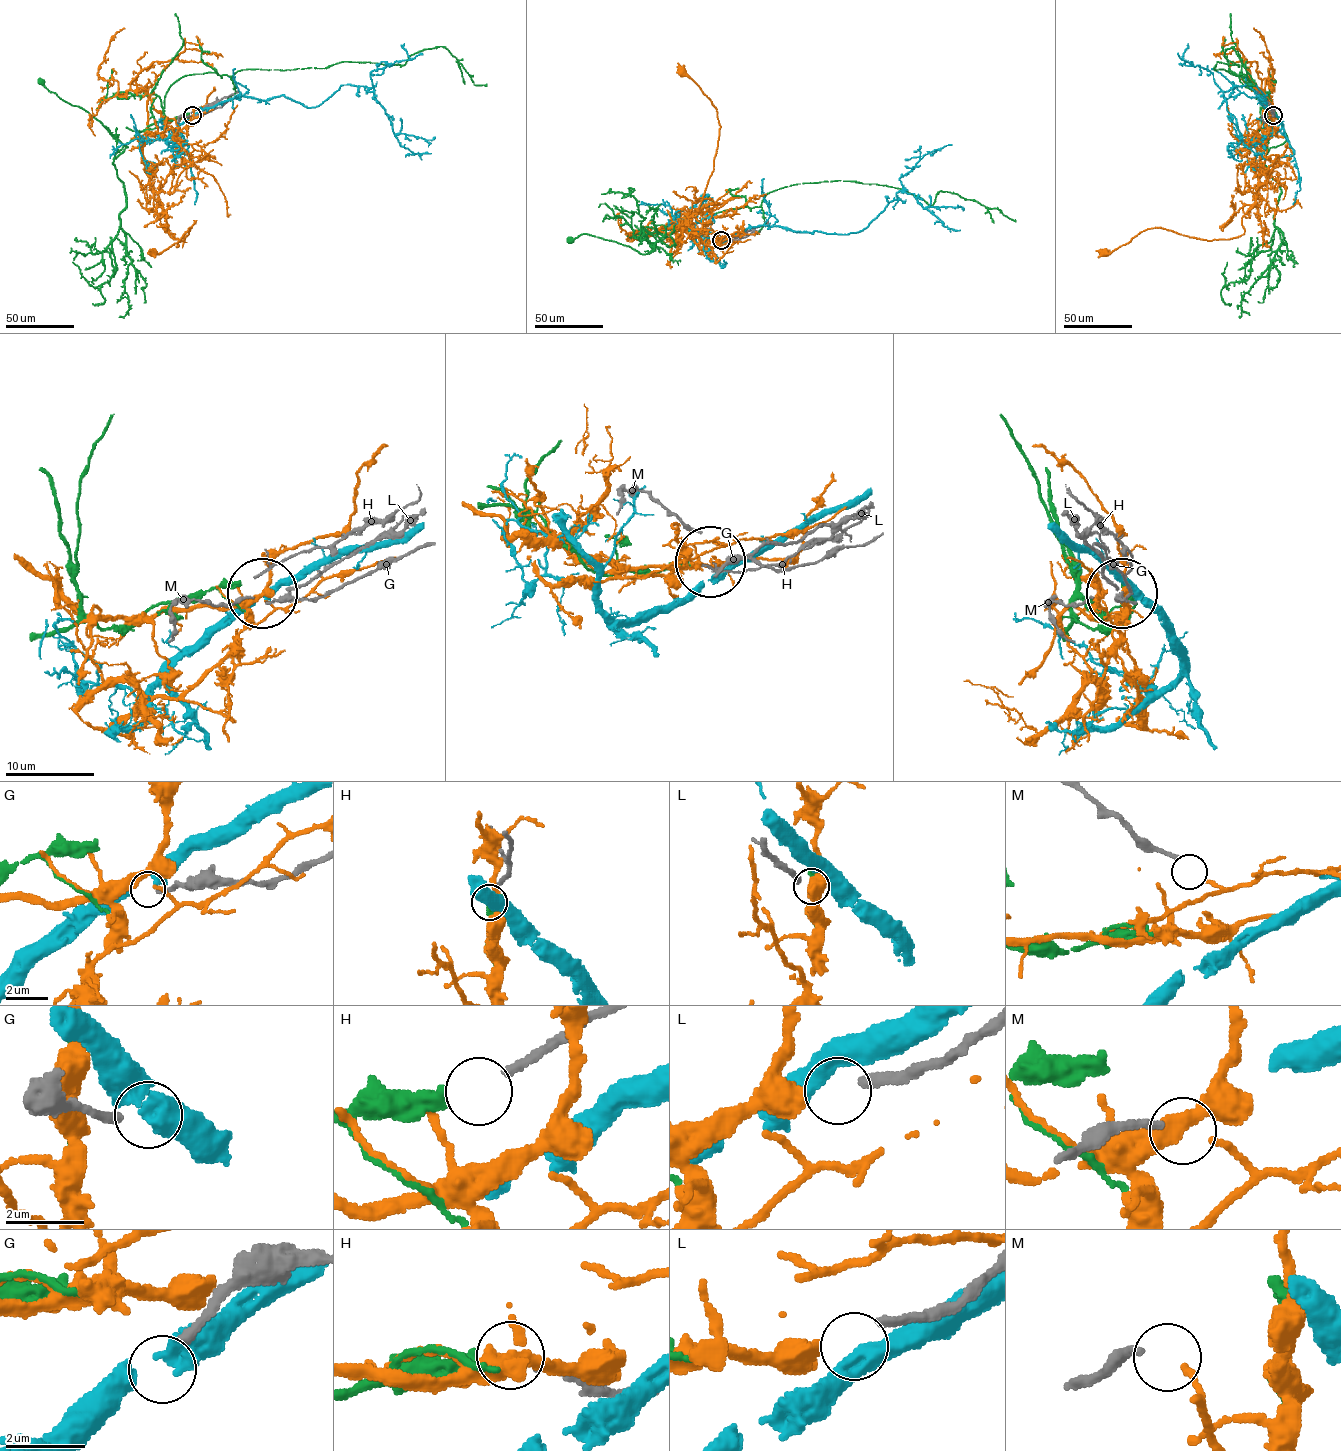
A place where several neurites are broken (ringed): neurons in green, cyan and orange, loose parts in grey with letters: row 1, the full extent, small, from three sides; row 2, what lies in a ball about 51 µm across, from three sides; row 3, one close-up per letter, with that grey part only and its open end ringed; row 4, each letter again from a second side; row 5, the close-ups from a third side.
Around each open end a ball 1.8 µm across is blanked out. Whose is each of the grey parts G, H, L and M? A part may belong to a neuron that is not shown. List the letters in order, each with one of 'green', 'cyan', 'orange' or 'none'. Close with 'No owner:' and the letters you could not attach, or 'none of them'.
G: none
H: green
L: orange
M: none
No owner: G, M

